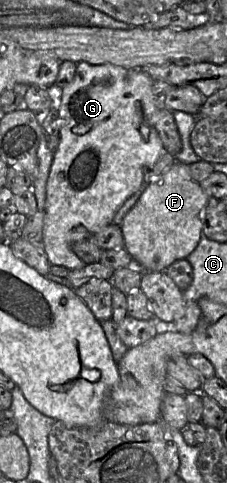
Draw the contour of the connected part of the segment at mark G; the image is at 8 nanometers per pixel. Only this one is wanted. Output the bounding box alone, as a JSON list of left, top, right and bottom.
[42,62,168,270]

